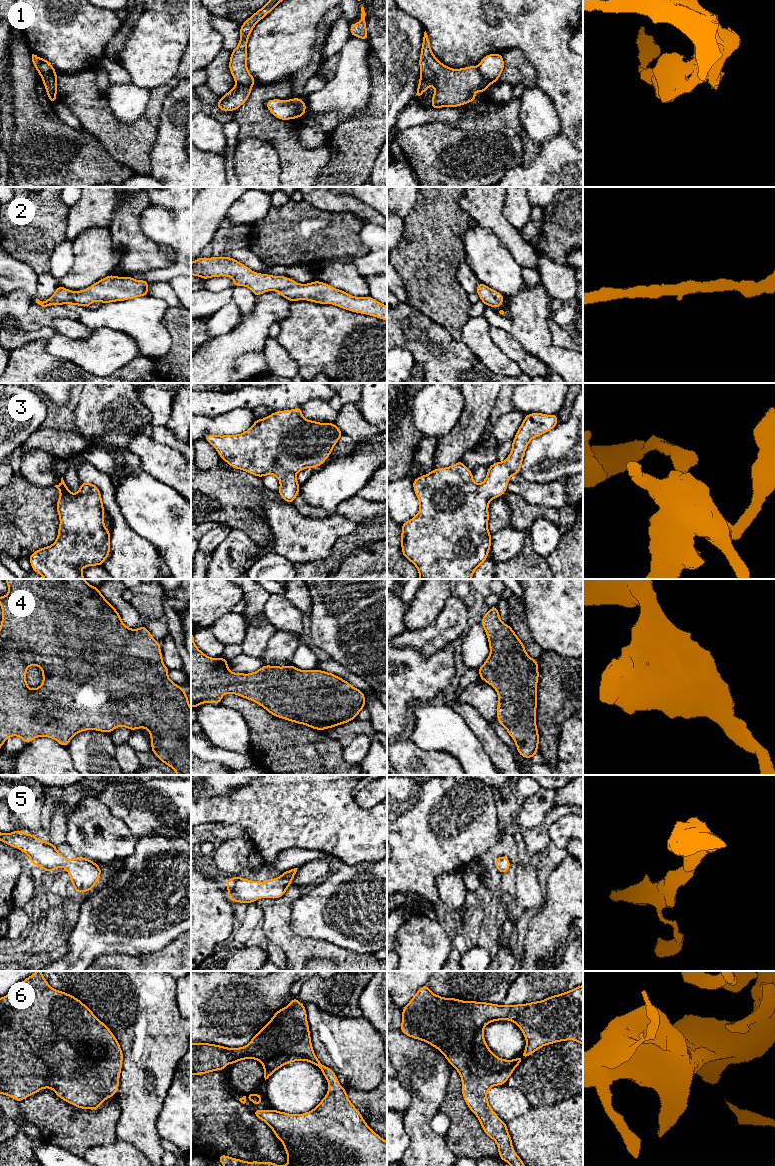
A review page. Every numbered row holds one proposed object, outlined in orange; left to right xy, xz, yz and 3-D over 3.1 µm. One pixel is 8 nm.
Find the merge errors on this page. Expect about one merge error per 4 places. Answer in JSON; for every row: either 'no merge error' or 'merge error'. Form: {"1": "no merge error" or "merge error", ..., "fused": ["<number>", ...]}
{"1": "merge error", "2": "no merge error", "3": "no merge error", "4": "no merge error", "5": "no merge error", "6": "no merge error", "fused": ["1"]}

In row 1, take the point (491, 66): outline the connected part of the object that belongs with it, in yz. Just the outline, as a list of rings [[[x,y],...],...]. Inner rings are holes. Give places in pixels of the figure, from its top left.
[[[493,53],[486,55],[477,67],[488,86],[496,83],[504,70],[502,54]]]

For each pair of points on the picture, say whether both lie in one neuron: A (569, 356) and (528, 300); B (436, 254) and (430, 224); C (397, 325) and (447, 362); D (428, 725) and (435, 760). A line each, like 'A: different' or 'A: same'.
A: same
B: same
C: same
D: different

